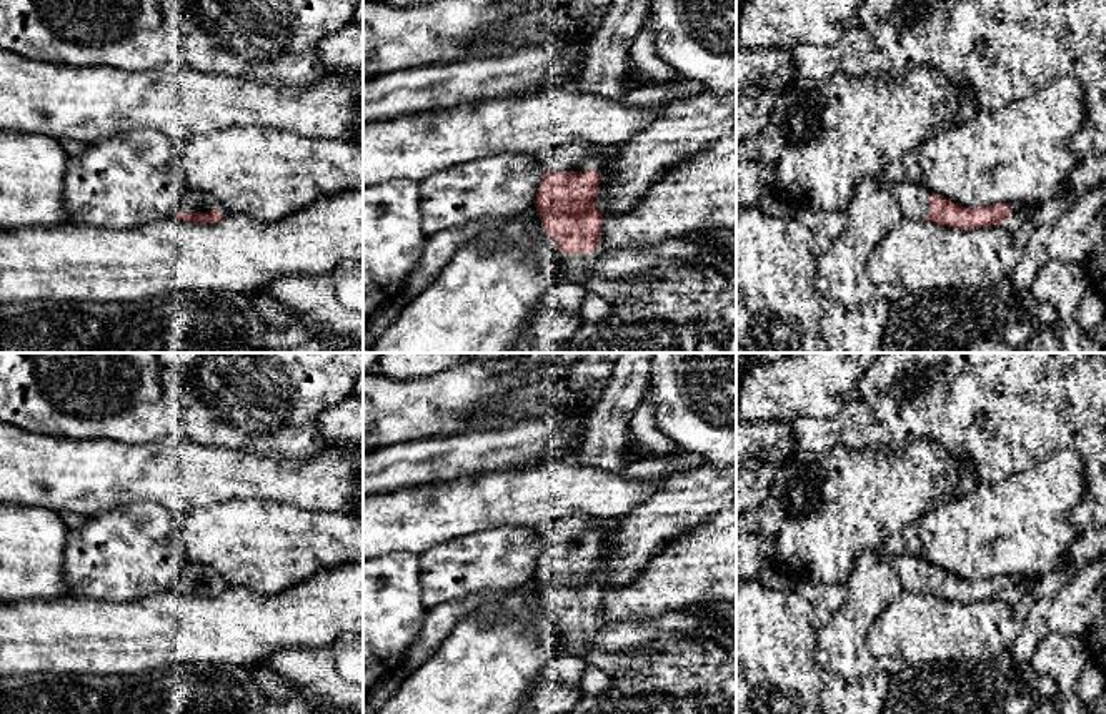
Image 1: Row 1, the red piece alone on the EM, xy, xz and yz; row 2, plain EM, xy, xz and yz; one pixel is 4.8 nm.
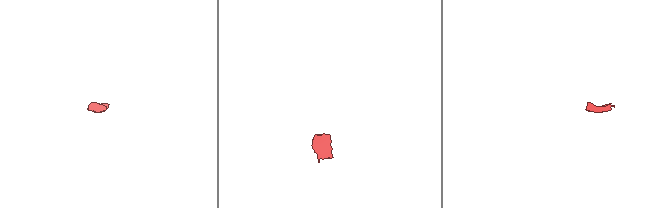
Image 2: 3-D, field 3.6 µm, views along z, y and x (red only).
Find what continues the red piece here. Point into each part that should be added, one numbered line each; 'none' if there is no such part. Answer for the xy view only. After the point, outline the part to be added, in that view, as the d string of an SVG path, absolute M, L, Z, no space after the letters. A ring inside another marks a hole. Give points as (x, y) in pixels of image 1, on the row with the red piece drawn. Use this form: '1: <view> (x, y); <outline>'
1: xy (192, 200); M185 190L185 195L177 203L177 210L185 215L188 211L192 213L210 213L213 208L218 208L223 215L227 213L227 208L212 195L195 191L195 190Z

